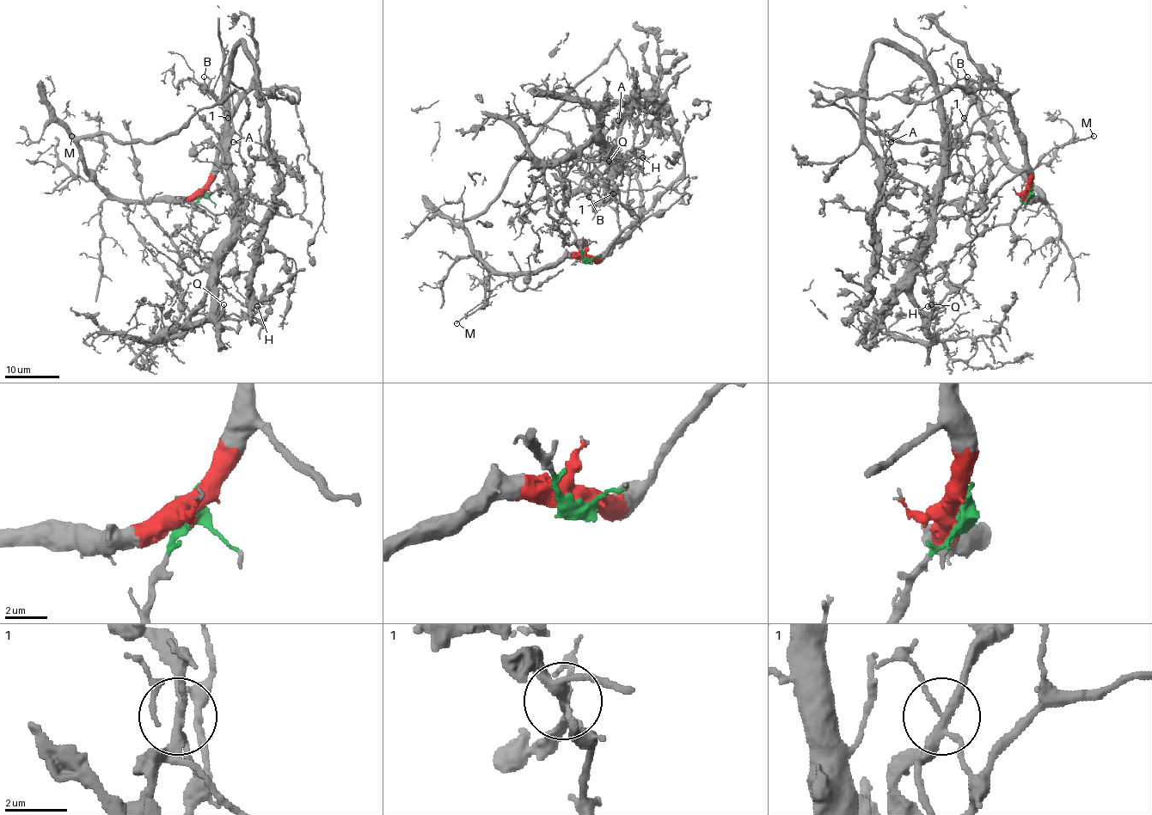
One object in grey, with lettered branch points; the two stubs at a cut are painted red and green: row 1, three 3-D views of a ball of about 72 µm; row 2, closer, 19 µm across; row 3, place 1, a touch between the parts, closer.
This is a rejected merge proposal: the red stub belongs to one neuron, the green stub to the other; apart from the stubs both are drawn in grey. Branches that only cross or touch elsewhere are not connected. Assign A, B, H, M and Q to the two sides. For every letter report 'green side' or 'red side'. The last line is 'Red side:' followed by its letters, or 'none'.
A: green side
B: green side
H: green side
M: red side
Q: green side
Red side: M

